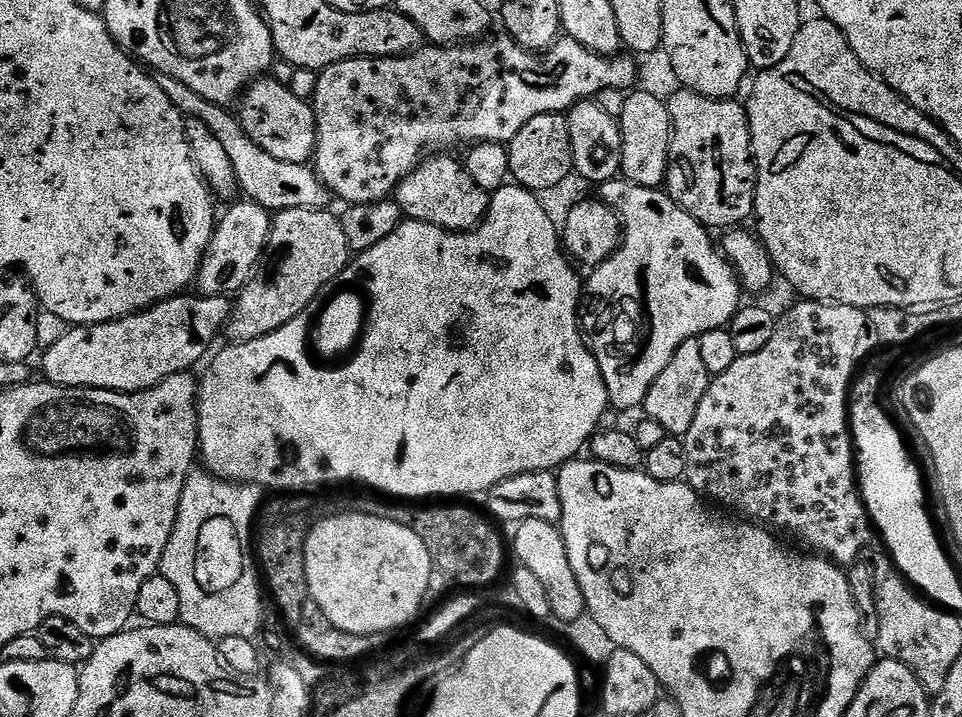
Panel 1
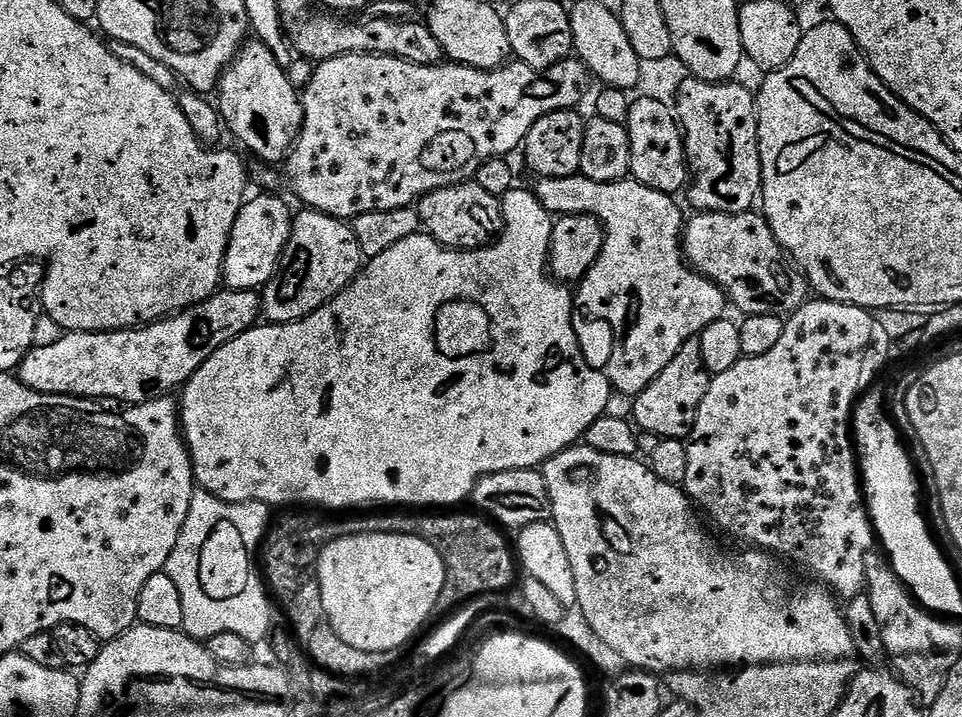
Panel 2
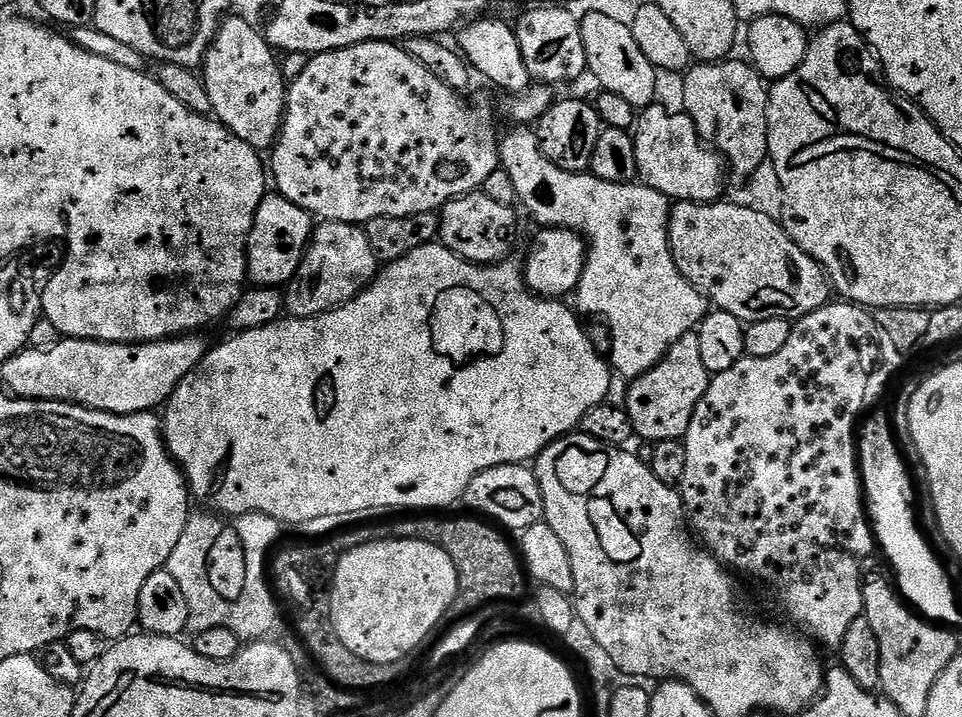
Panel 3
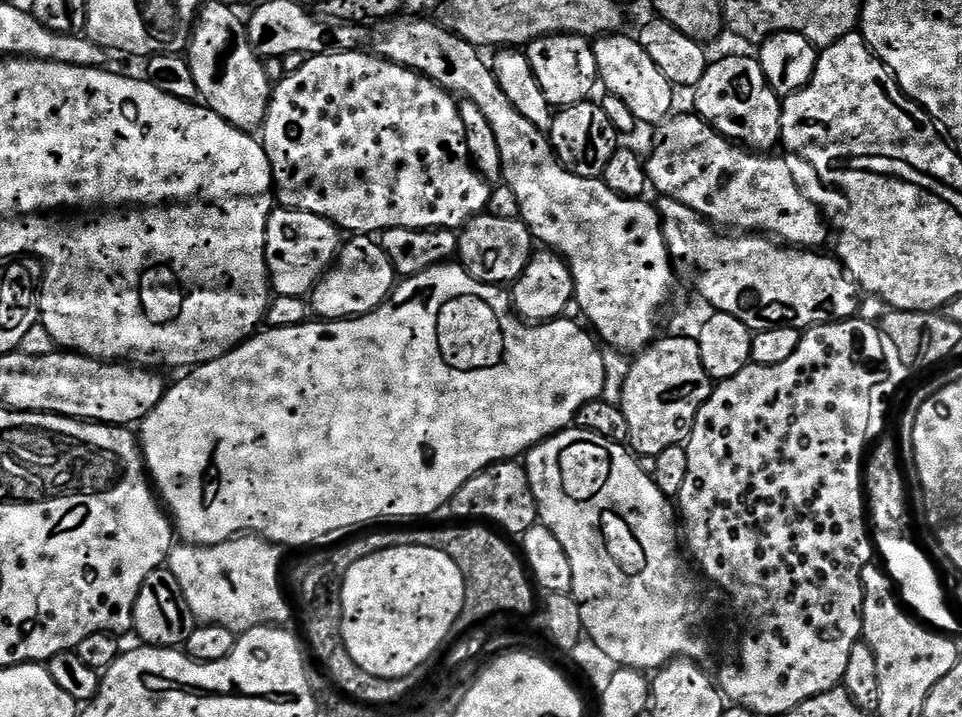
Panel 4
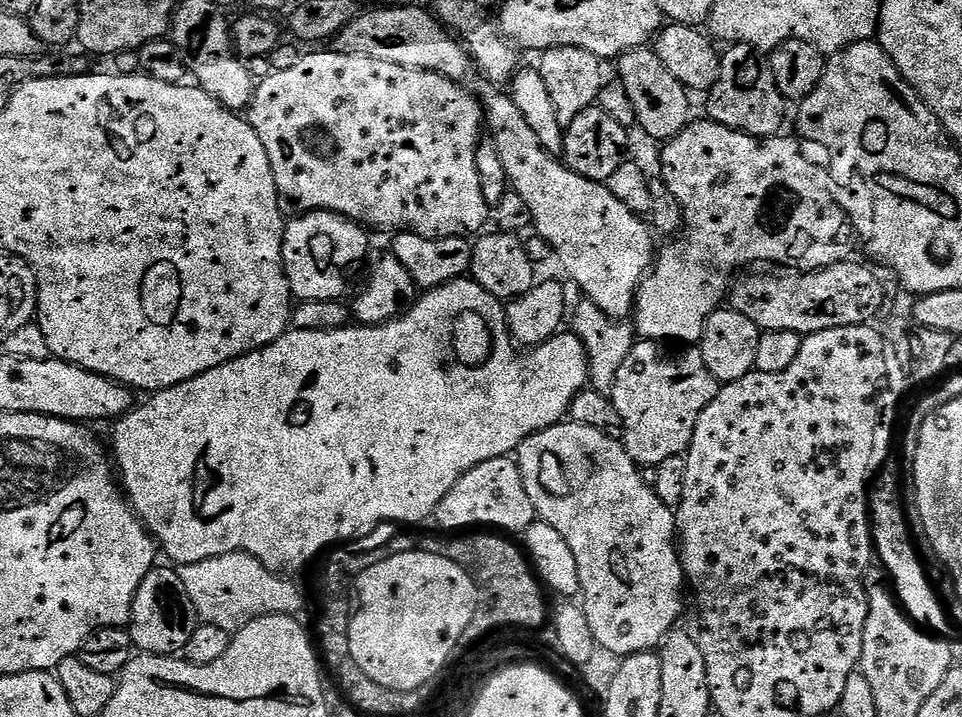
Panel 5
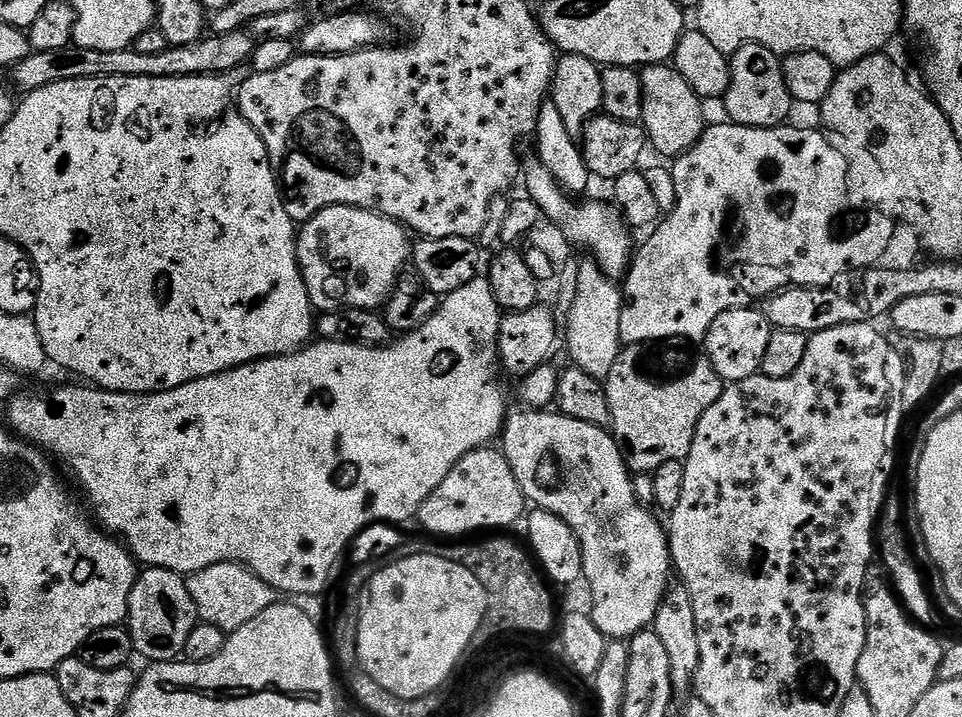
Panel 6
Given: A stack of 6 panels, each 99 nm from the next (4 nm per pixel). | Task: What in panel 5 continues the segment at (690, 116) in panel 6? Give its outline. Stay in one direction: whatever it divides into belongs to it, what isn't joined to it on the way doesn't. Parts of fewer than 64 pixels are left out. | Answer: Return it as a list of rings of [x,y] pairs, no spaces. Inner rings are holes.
[[[651,47],[635,48],[632,52],[622,53],[618,57],[618,64],[620,64],[618,82],[624,87],[626,94],[630,94],[630,102],[634,102],[638,128],[646,135],[660,140],[659,142],[667,142],[688,127],[690,93],[681,86],[678,78],[674,78],[674,74],[670,74],[670,70],[666,70],[666,66],[662,66],[662,62]]]

